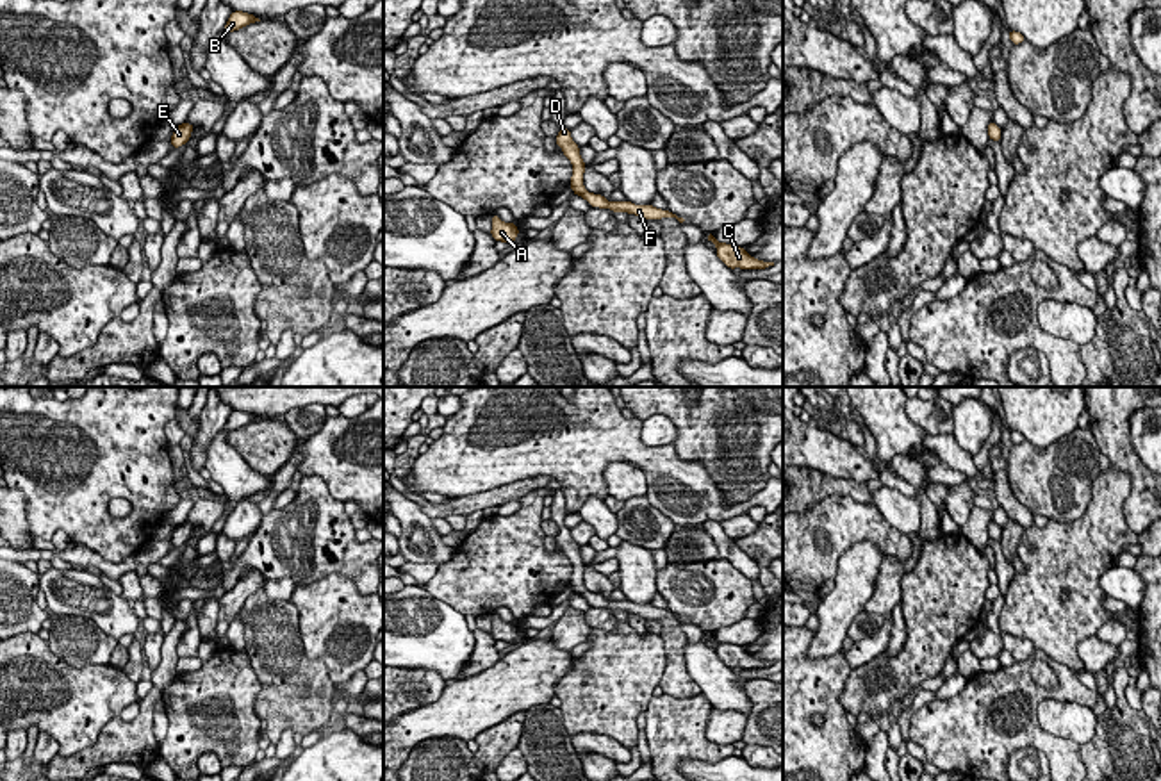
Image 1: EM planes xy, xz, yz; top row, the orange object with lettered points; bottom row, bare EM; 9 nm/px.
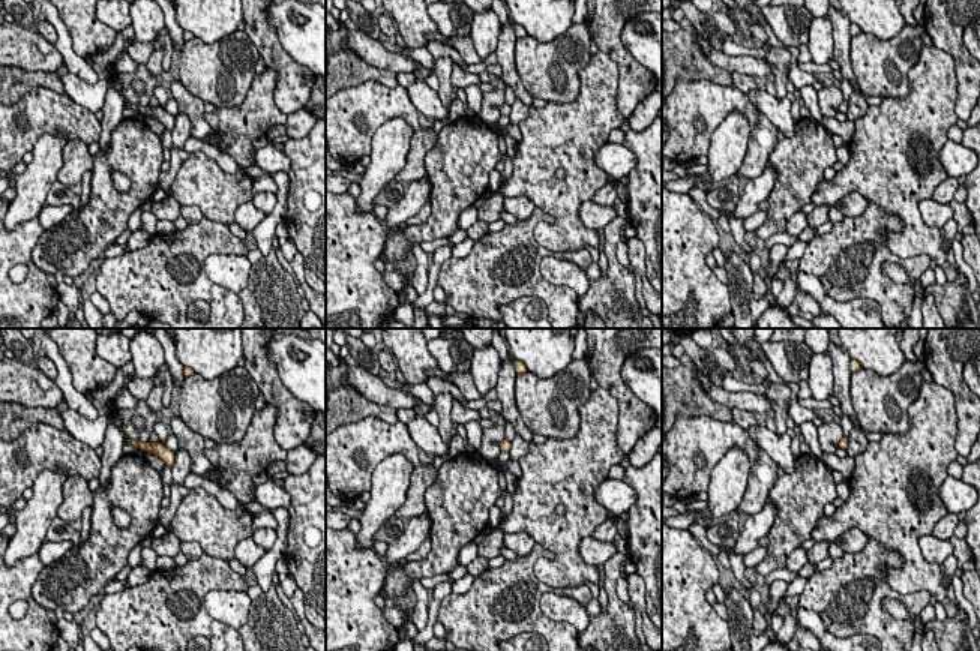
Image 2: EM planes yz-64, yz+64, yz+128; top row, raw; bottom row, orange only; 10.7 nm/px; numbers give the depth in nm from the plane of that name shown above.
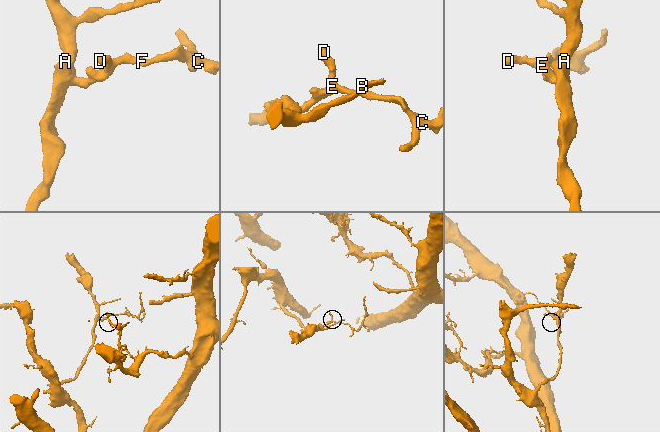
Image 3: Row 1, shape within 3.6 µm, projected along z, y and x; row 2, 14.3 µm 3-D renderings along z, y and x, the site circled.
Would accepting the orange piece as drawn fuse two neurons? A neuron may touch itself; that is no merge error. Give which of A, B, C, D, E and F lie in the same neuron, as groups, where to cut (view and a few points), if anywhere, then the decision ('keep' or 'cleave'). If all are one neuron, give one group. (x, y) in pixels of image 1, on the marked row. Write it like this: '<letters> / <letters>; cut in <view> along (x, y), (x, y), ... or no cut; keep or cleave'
A B C D E F; no cut; keep

